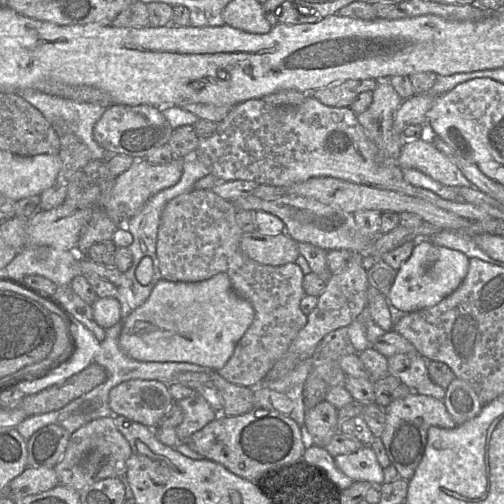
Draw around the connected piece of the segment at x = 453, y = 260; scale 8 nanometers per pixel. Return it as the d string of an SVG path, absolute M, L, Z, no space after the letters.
M430 238L417 240L411 256L397 272L388 301L405 313L435 306L461 285L469 270L469 260L463 252L438 245Z

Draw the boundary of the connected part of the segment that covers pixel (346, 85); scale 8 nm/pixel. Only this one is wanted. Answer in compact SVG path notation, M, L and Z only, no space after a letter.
M375 79L345 80L324 87L312 94L322 104L330 107L350 107L354 99L362 92L373 92L378 81Z

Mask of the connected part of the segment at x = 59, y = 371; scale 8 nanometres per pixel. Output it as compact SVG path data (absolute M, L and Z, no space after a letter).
M72 317L71 321L71 331L77 343L77 350L74 357L70 362L57 368L47 377L20 384L17 389L25 396L33 395L61 384L94 363L94 358L100 349L101 342L96 339L88 328L74 317Z

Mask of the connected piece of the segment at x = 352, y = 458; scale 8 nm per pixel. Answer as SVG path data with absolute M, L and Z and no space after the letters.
M363 445L351 454L338 455L334 460L340 471L354 482L367 481L378 485L384 483L384 469L370 445Z

